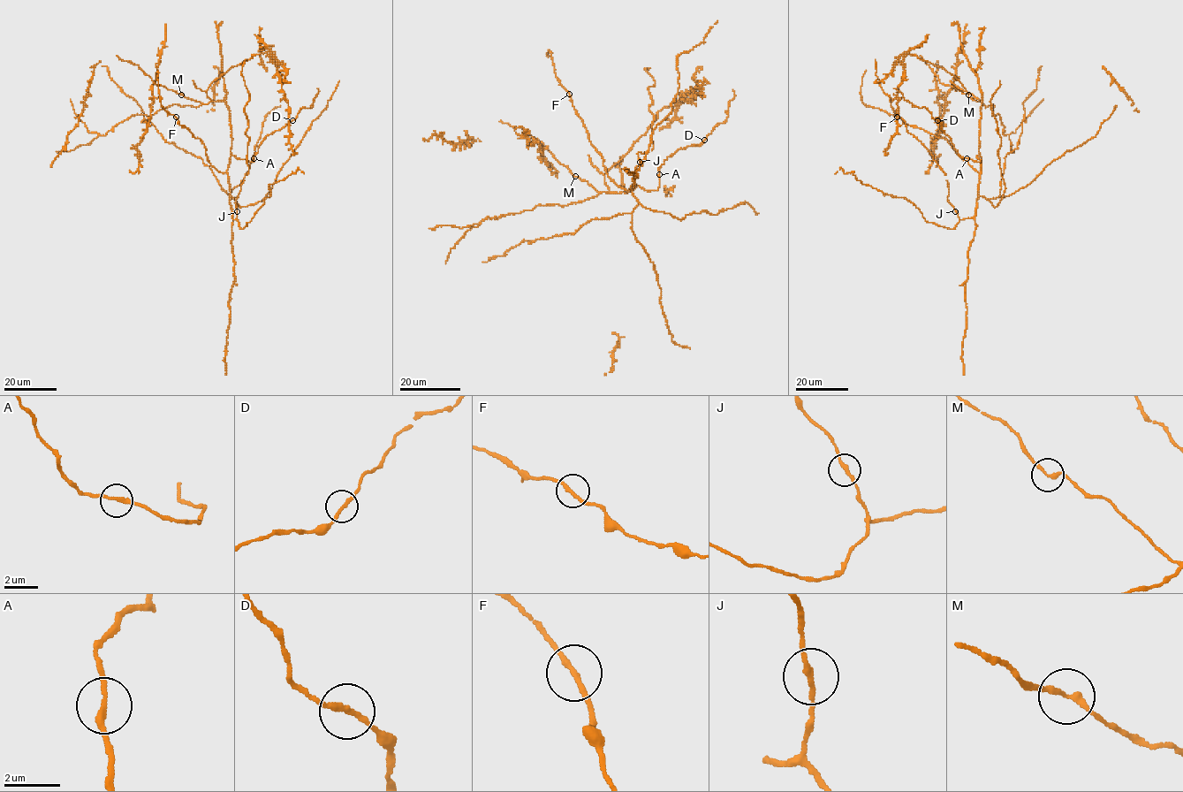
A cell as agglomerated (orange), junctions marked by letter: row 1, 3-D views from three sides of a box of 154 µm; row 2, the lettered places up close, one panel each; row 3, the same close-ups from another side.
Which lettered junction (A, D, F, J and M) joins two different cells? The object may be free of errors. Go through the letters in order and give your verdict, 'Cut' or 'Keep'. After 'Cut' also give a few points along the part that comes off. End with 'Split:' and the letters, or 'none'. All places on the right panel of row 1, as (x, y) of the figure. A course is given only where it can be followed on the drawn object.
A: Keep
D: Keep
F: Keep
J: Keep
M: Keep
Split: none

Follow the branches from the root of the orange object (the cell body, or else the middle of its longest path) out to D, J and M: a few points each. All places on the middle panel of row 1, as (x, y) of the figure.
D: (633, 189), (639, 186), (656, 190), (658, 168), (663, 161), (678, 149), (700, 145), (704, 140)
J: (633, 189), (627, 191), (633, 185), (634, 170), (640, 162)
M: (633, 189), (599, 193), (586, 180), (575, 176)

